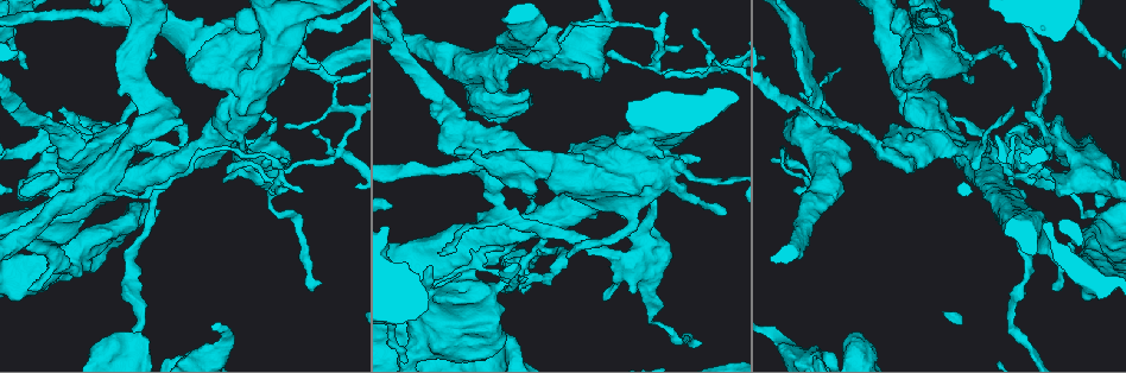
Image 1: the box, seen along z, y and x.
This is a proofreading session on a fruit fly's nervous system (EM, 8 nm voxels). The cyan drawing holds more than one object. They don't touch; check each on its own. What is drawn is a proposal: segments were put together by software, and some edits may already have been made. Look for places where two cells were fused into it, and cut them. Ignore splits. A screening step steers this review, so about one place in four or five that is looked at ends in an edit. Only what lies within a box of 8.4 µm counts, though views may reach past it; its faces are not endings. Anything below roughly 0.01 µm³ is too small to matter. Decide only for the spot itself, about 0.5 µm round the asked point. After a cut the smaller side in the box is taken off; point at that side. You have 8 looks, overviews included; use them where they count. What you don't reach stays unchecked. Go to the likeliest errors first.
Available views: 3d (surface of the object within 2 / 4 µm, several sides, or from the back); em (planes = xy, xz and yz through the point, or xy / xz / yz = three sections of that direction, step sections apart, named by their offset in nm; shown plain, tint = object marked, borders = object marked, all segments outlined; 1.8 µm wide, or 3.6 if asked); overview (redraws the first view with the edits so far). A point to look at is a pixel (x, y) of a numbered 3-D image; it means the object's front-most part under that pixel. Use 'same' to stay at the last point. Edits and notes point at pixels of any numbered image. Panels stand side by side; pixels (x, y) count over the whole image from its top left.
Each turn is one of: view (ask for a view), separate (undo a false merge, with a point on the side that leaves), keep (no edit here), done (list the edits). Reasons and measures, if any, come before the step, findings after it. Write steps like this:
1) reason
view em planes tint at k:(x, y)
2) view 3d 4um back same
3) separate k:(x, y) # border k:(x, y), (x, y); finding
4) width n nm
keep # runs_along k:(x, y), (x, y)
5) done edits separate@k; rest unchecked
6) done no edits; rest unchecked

sudden change in width
view 3d 4um at 1:(56, 267)

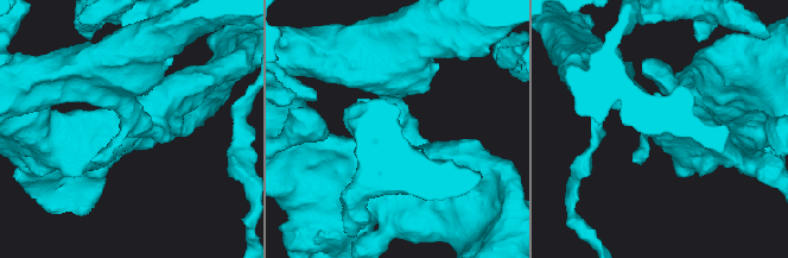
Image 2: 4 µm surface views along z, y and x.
now the EM
view em 3.6um planes borders at 2:(129, 130)

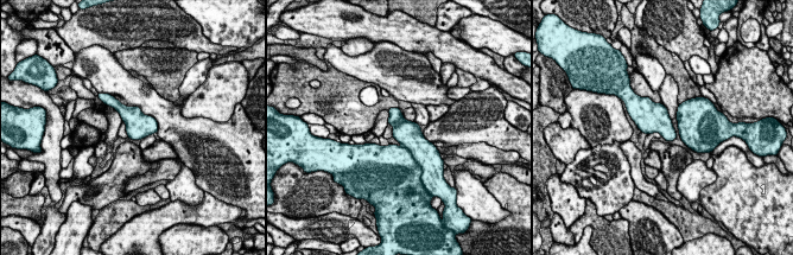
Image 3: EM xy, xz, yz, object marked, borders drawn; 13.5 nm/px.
keep # continuous, no second cell

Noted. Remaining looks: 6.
thick turns thin
view 3d 4um at 1:(233, 72)

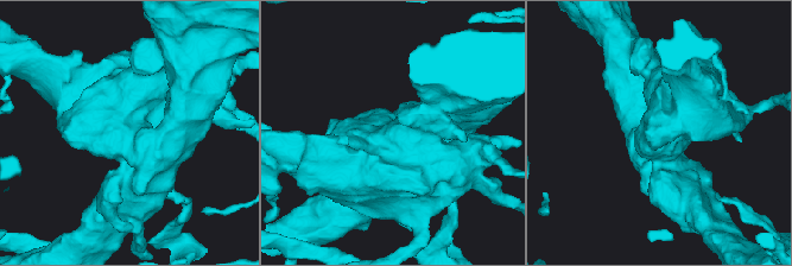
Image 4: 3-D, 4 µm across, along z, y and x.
view em 3.6um planes borders at 4:(129, 136)

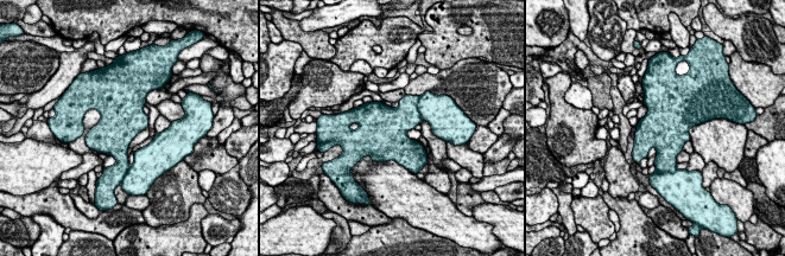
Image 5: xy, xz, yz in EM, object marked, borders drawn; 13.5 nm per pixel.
width 600 nm
keep # all the same cell

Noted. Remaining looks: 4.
thin neck
view em planes tint at 1:(273, 185)

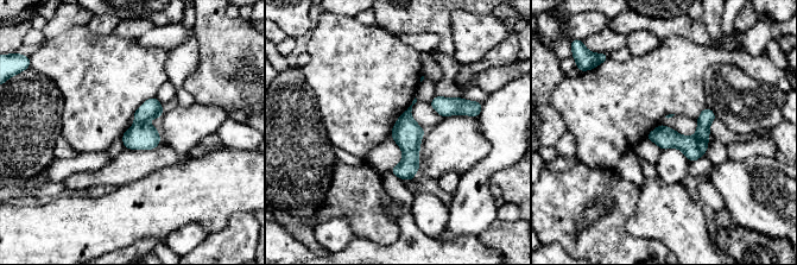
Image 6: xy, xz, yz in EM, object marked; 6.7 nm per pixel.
separate 6:(141, 136) # two cells meet here

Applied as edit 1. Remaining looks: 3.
done edits separate@6; rest unchecked

